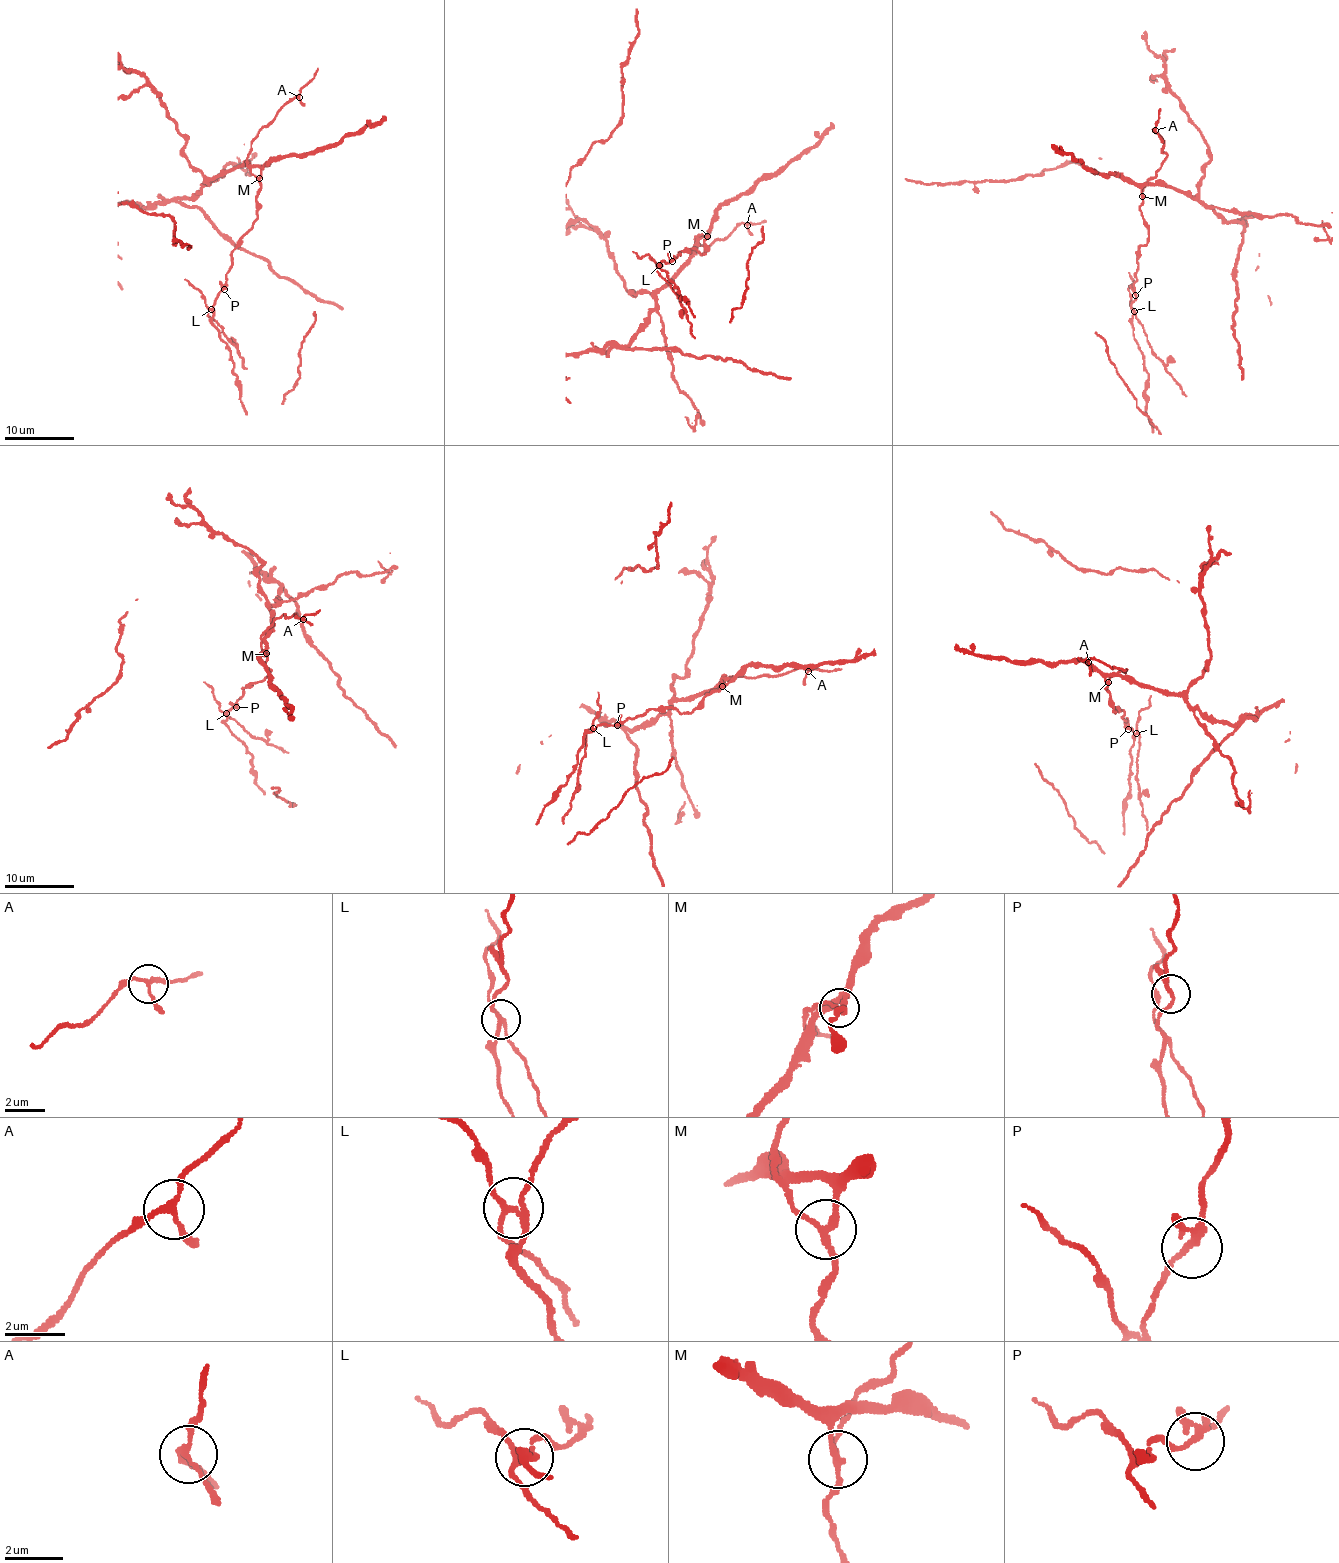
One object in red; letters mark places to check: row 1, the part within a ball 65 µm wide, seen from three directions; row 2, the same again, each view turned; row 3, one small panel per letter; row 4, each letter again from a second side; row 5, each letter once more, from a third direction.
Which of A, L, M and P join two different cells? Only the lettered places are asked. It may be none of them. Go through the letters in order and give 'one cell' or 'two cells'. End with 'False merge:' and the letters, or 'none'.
A: one cell
L: two cells
M: two cells
P: one cell
False merge: L, M

